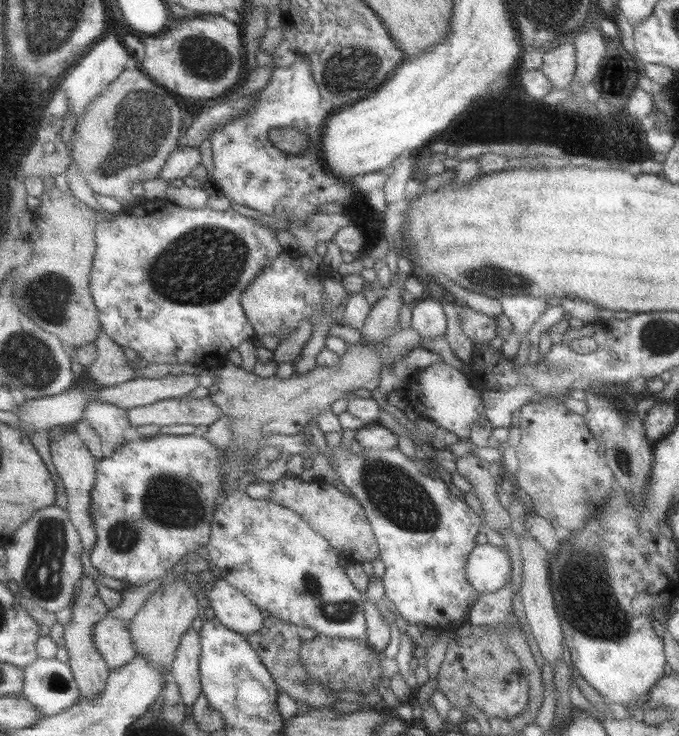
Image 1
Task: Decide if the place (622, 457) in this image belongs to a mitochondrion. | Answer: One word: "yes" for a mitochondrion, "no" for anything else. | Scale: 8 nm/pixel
yes

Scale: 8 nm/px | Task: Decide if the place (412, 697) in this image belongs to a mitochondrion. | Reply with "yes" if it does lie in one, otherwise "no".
no

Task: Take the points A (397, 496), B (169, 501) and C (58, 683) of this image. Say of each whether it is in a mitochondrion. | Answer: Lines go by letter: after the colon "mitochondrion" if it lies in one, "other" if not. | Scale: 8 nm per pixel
A: mitochondrion
B: mitochondrion
C: mitochondrion

